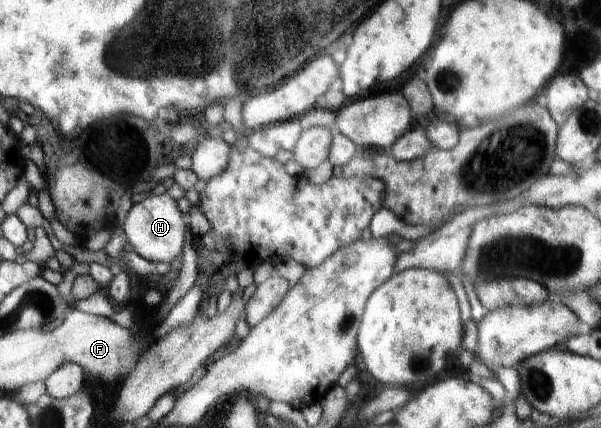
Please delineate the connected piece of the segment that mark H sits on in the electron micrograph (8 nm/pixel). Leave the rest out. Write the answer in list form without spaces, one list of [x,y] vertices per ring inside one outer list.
[[[165,191],[157,196],[150,194],[141,202],[133,204],[122,228],[133,251],[141,258],[169,264],[183,251],[185,232],[188,228],[186,219],[179,211],[176,201]]]

